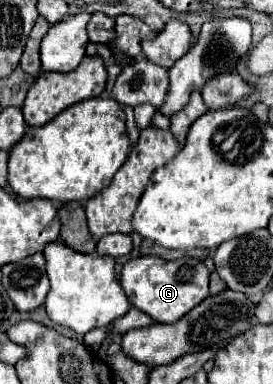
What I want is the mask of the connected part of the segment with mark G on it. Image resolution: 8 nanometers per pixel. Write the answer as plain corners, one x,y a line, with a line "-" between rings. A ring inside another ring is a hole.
137,257
123,265
121,287
133,307
147,313
157,323
175,323
205,297
209,297
209,271
197,257
165,261
161,257

